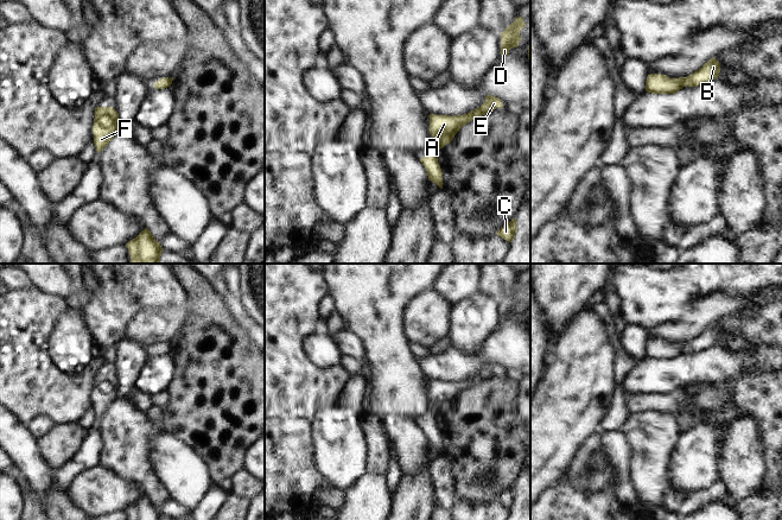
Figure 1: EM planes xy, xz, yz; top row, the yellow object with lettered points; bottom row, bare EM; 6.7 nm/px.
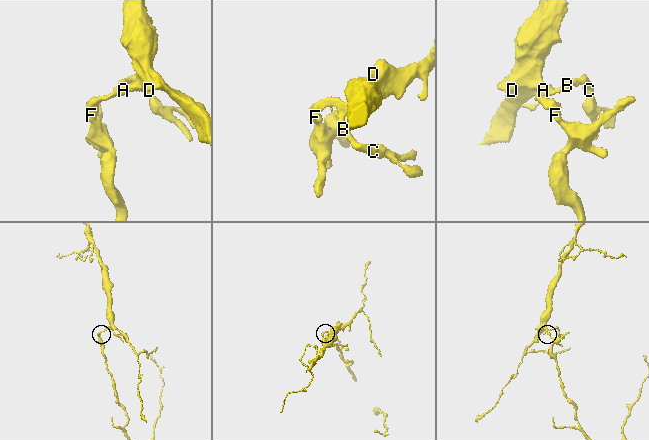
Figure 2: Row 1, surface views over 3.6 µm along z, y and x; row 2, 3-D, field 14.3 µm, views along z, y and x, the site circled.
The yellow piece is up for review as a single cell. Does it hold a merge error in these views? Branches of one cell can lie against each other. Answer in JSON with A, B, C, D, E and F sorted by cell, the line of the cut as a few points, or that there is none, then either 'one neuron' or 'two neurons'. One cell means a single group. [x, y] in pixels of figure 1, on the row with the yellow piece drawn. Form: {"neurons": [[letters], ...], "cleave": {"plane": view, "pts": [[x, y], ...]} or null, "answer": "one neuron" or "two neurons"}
{"neurons": [["A", "B", "C", "D", "E", "F"]], "cleave": null, "answer": "one neuron"}

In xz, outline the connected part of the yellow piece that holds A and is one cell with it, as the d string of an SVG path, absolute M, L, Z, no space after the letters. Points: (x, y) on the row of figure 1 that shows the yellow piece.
M488 95L481 107L464 115L430 114L430 134L433 137L433 144L427 148L427 156L420 158L430 180L443 189L443 172L438 163L439 150L450 144L457 132L468 122L475 118L489 114L496 108L503 108L503 103L498 97Z

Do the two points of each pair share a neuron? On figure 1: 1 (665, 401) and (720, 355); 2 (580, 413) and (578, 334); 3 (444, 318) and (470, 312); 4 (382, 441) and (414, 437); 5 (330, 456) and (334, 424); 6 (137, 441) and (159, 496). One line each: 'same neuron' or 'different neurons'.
1: different neurons
2: same neuron
3: different neurons
4: different neurons
5: same neuron
6: same neuron

